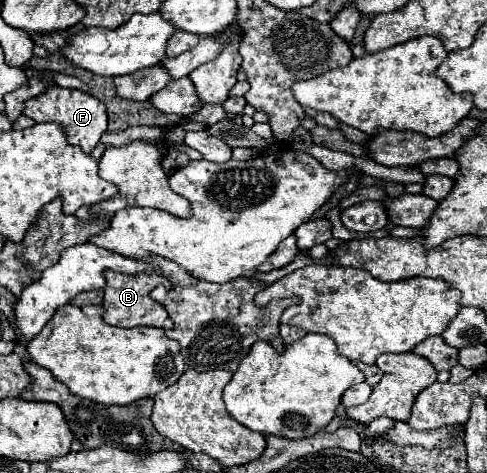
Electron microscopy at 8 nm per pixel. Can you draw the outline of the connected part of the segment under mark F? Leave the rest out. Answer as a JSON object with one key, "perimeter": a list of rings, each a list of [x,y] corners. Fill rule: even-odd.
{"perimeter":[[[51,86],[43,94],[27,100],[23,114],[33,118],[35,122],[57,122],[65,130],[67,142],[81,146],[85,154],[93,152],[93,148],[99,144],[101,136],[107,130],[107,112],[105,112],[103,102],[99,102],[97,98],[93,98],[87,92],[61,88],[61,86]]]}

